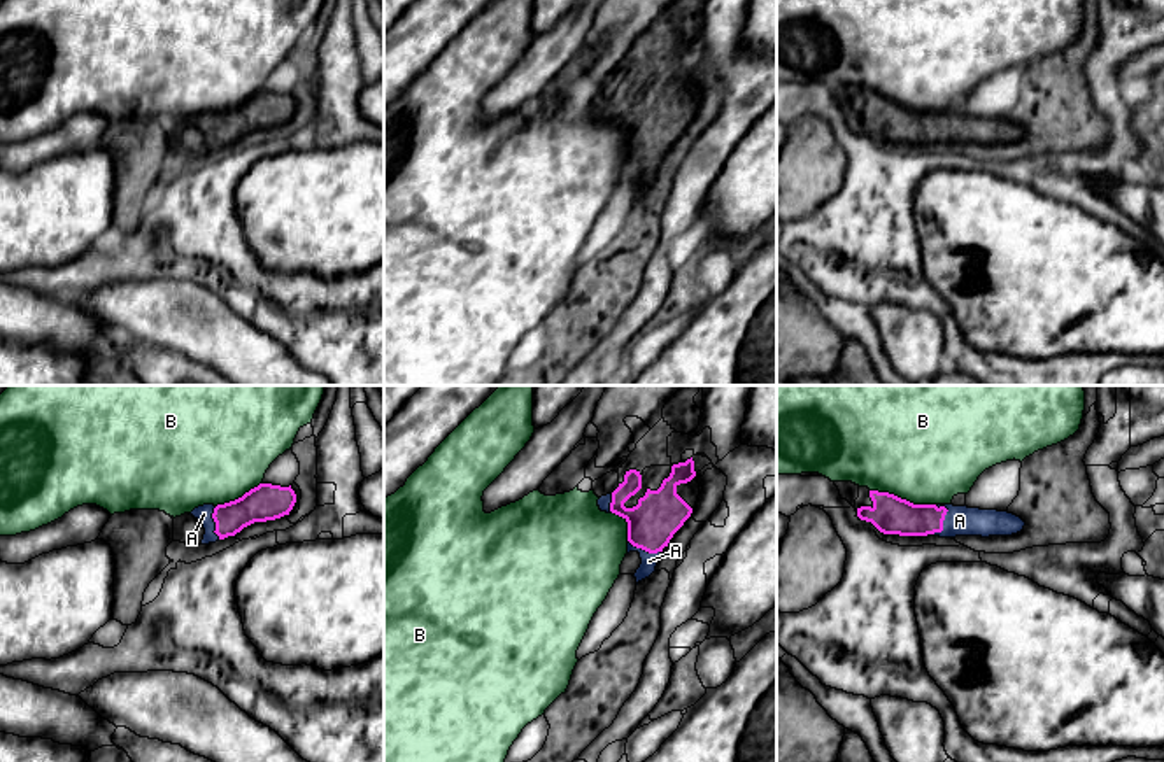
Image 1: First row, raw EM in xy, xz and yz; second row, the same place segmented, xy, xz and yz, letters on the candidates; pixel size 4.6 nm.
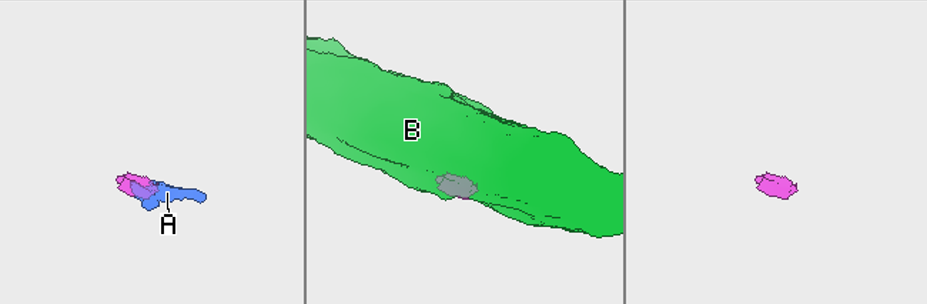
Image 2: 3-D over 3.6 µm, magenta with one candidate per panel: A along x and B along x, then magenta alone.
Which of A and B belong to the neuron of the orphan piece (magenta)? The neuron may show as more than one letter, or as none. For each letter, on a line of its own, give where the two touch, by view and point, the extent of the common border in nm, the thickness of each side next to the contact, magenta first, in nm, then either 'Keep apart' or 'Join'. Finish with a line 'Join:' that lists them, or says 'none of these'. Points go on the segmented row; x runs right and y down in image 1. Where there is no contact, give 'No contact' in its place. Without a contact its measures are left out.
A: Touches magenta at yz (942, 526). Shared border 170 nm. Thickness 180 nm (magenta) against 140 nm. Join
B: Touches magenta at yz (903, 500). Shared border 320 nm. Thickness 180 nm (magenta) against 500 nm. Keep apart
Join: A

